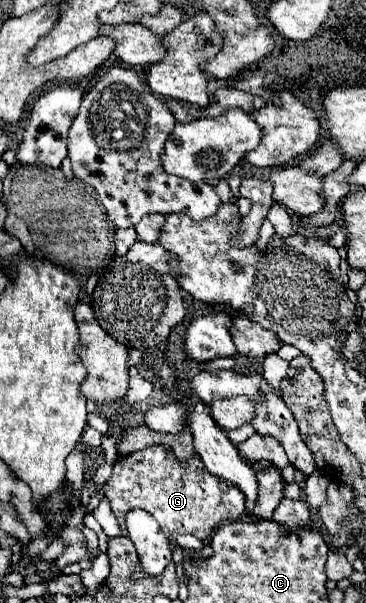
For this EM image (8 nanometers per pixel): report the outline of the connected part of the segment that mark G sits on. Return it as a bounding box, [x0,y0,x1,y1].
[104,446,245,540]

